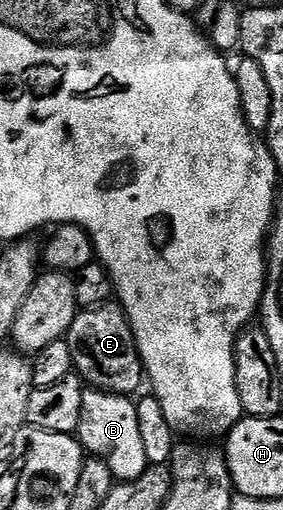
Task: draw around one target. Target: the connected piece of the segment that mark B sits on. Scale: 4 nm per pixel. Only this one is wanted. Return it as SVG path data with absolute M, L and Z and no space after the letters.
M93 387L87 388L76 436L87 454L101 458L108 463L108 467L112 467L115 482L140 479L140 475L144 475L148 468L144 442L140 436L138 407L130 397L122 397L118 393L103 393L101 389Z

